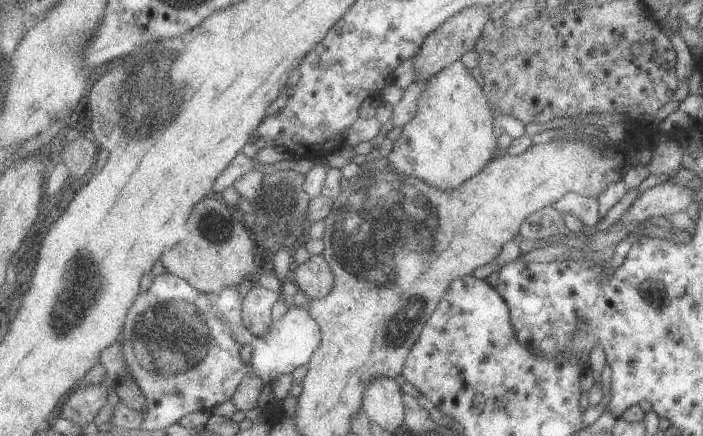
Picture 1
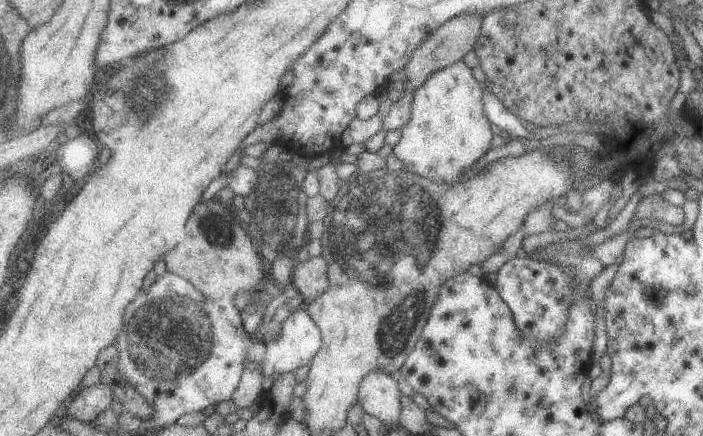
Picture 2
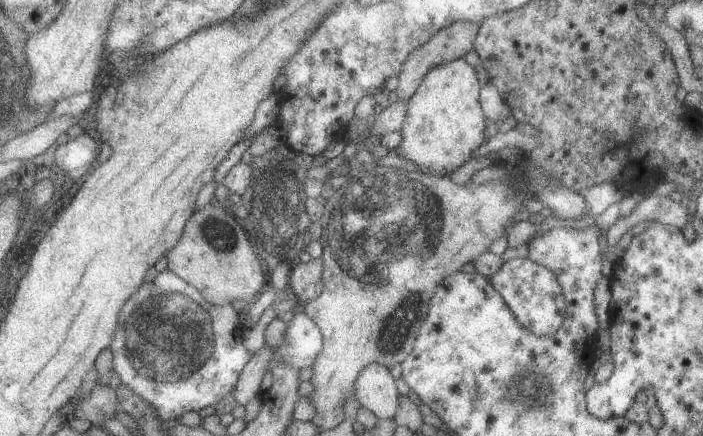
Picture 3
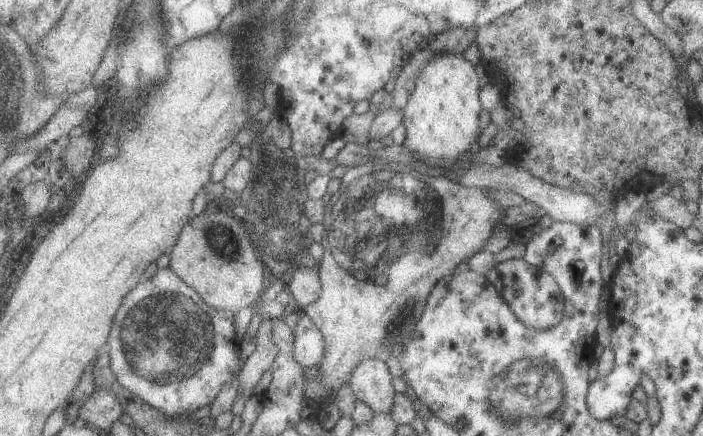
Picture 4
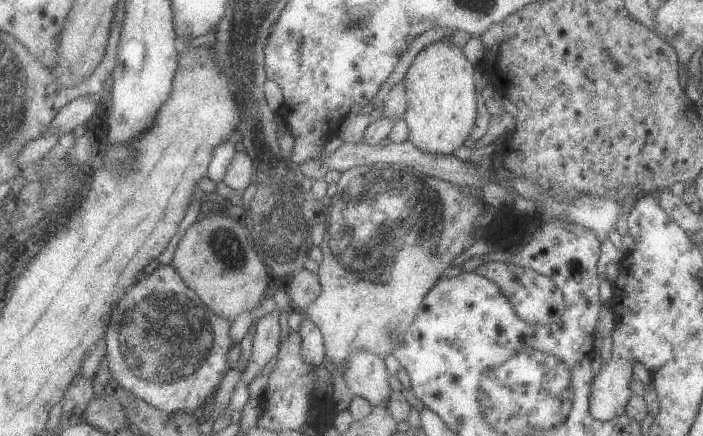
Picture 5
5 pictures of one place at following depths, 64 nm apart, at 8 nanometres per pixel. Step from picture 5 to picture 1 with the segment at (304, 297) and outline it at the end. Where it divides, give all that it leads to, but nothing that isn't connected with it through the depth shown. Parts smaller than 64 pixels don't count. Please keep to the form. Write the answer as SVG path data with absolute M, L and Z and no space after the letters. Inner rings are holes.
M312 255L307 262L293 266L291 279L312 300L325 298L335 288L335 274L324 255Z

